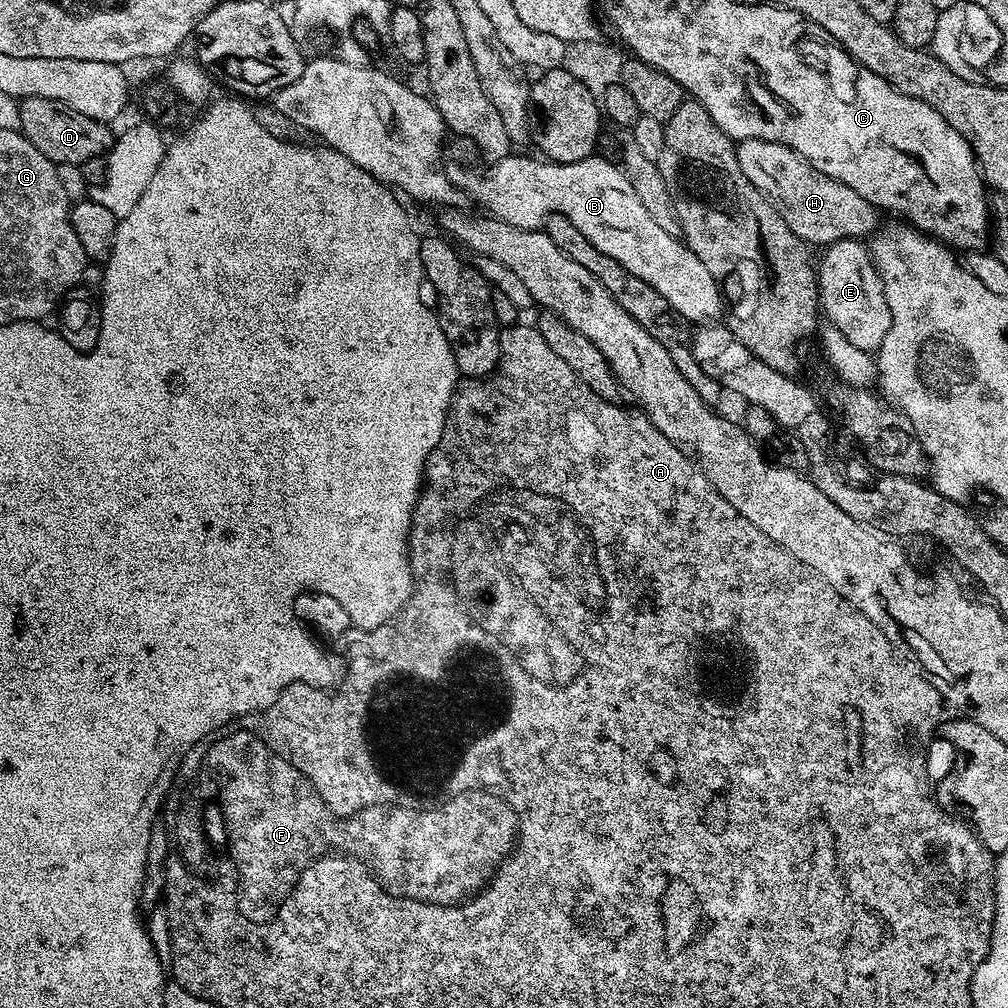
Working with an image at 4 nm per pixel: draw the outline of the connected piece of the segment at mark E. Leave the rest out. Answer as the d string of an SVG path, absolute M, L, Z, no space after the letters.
M835 240L823 249L824 257L818 260L820 306L827 323L838 326L838 330L850 338L852 345L858 346L858 350L875 353L882 346L882 338L886 338L892 319L890 306L886 306L886 294L882 290L882 278L874 266L871 251L862 245L860 240Z

